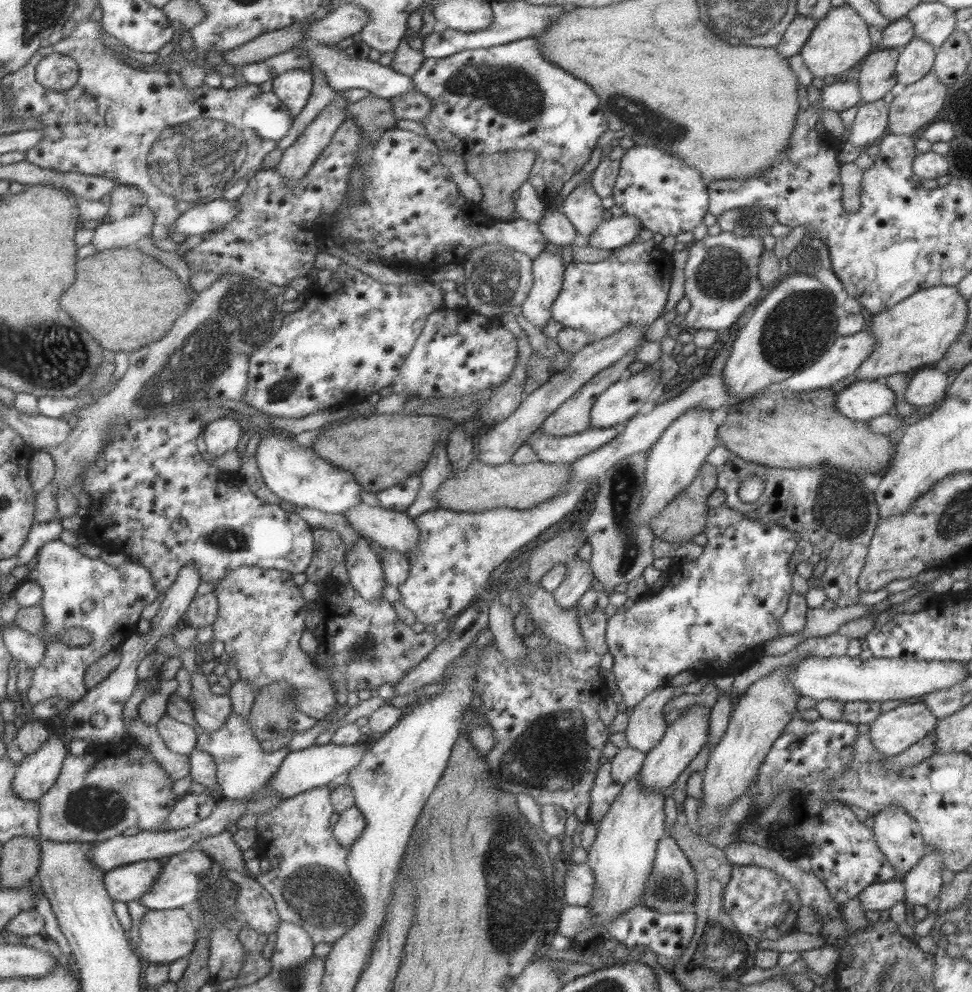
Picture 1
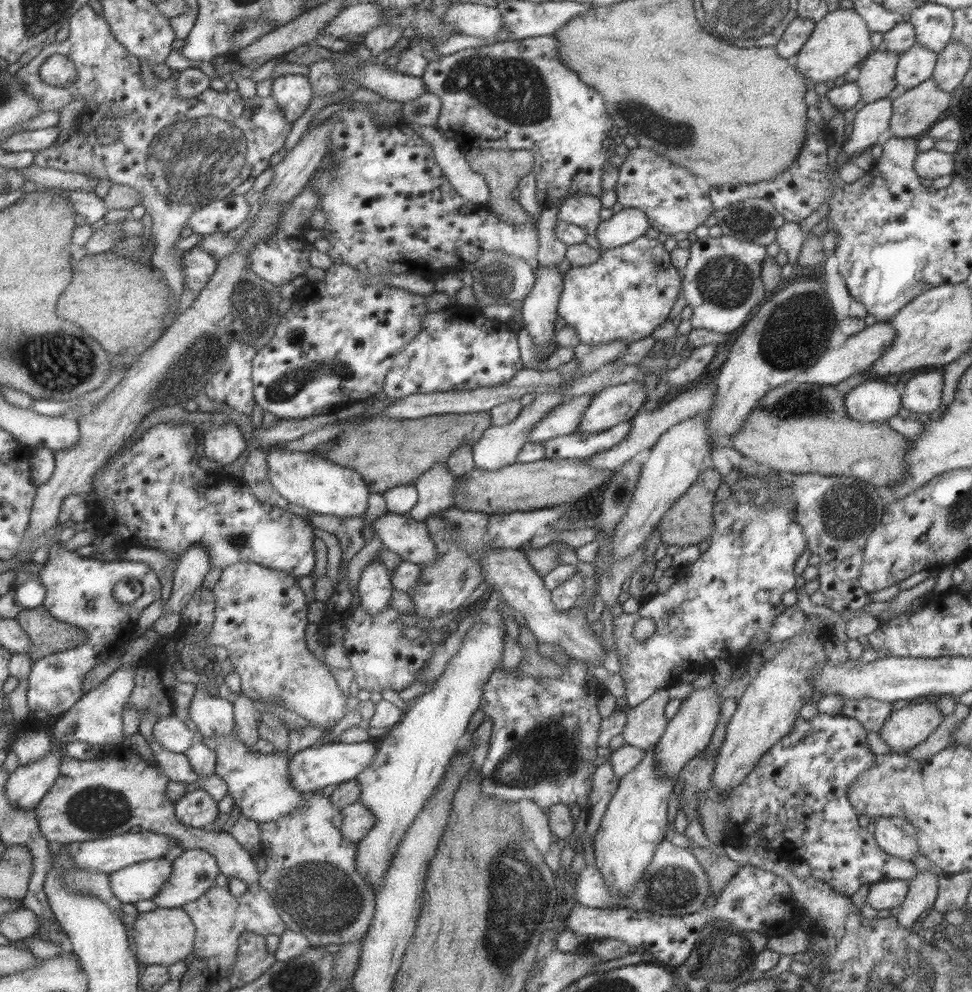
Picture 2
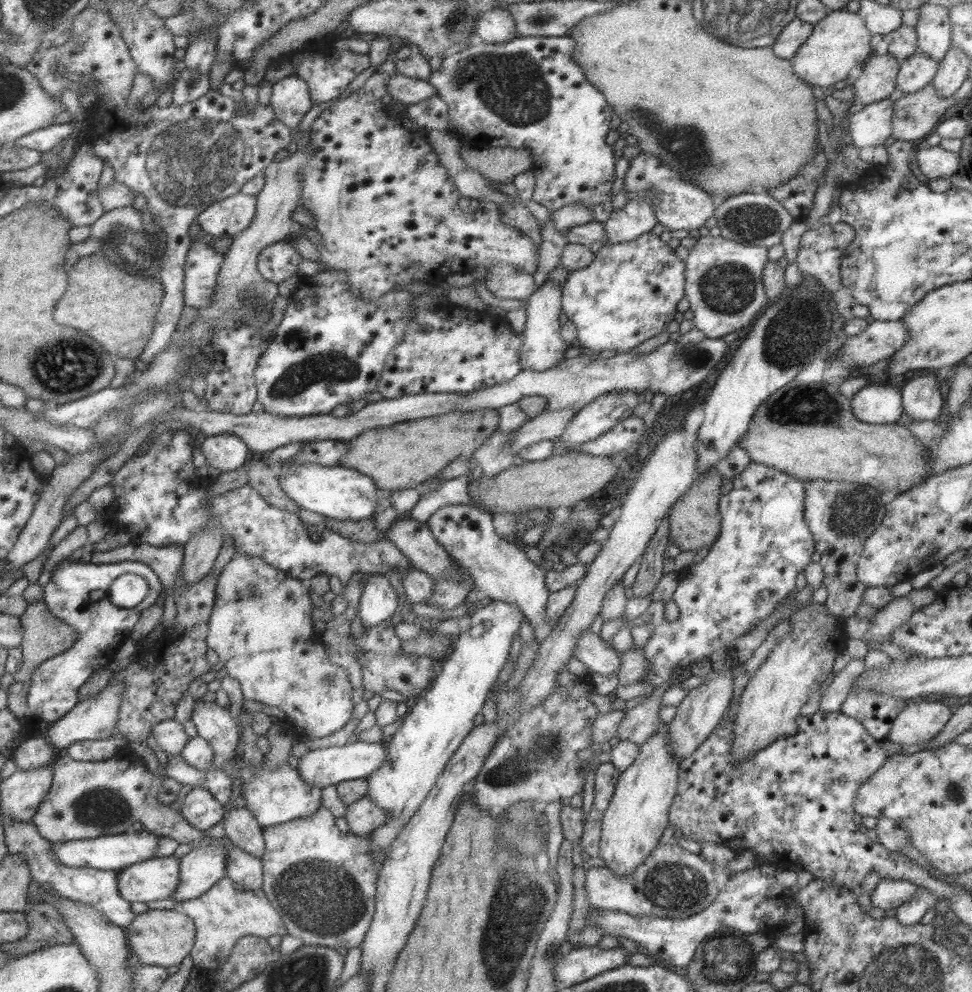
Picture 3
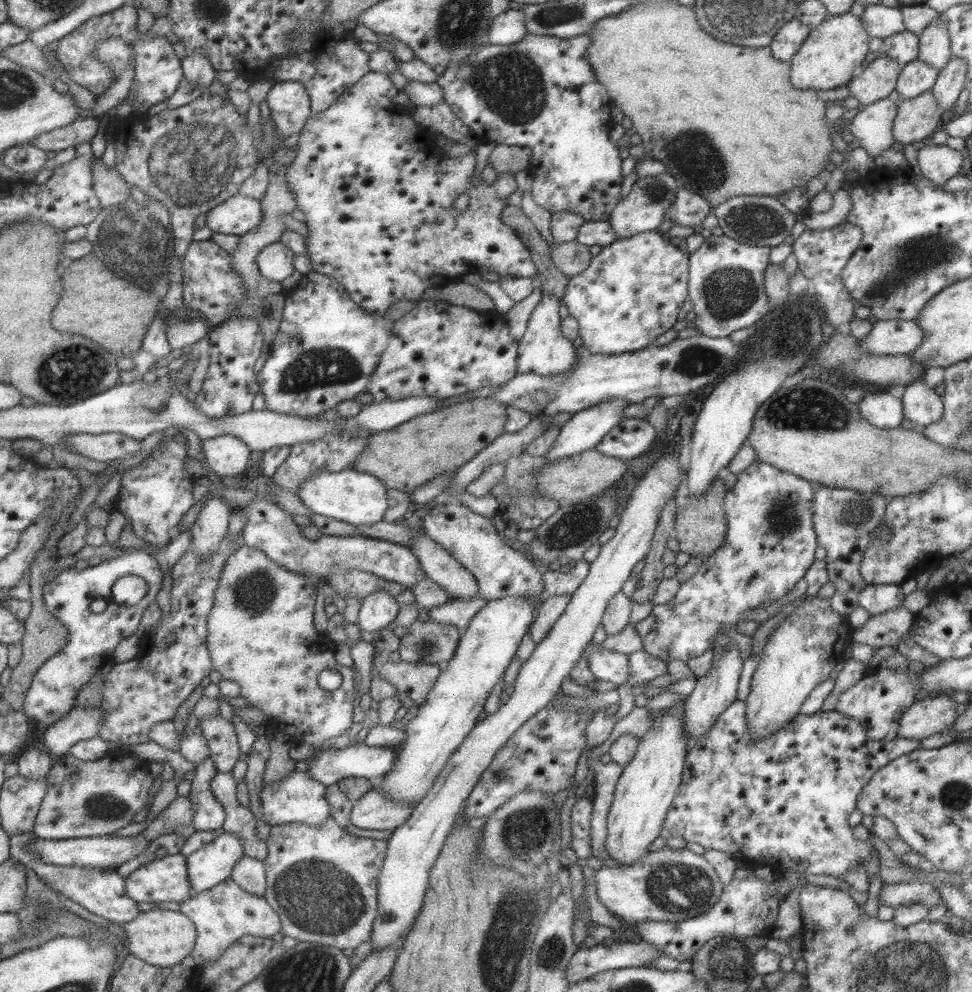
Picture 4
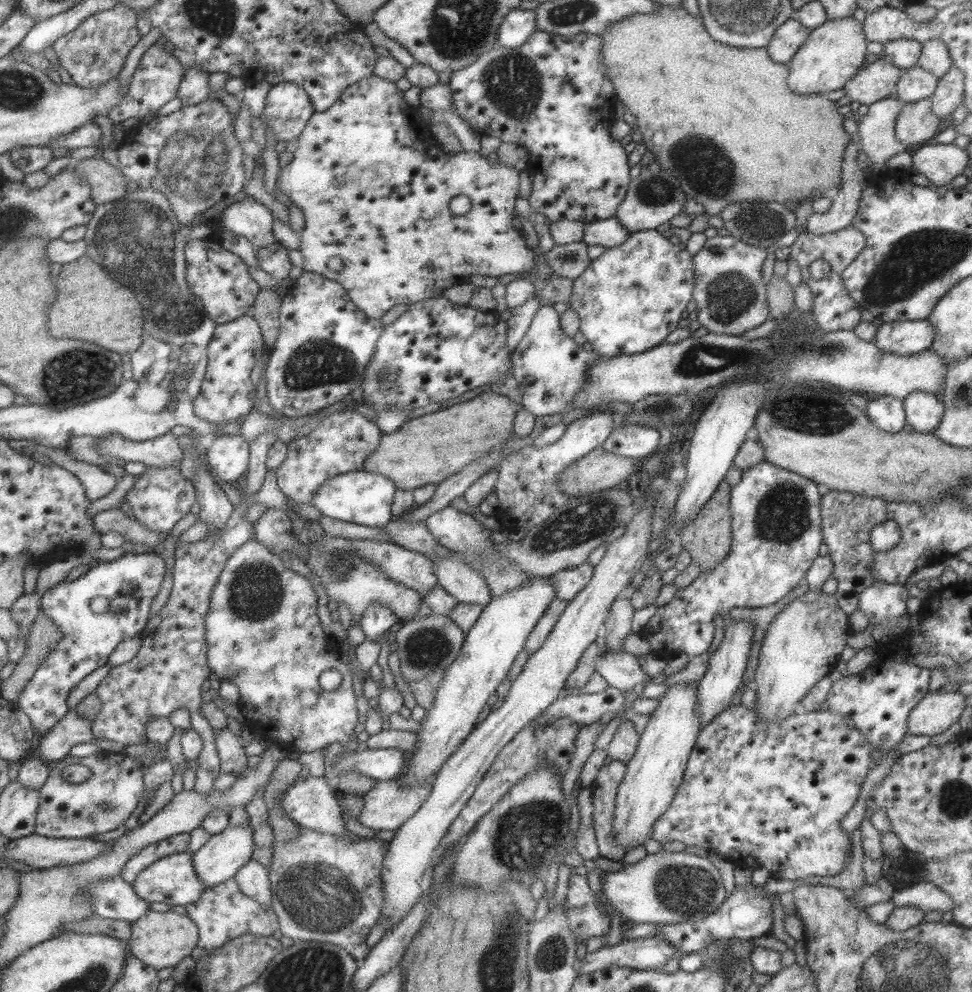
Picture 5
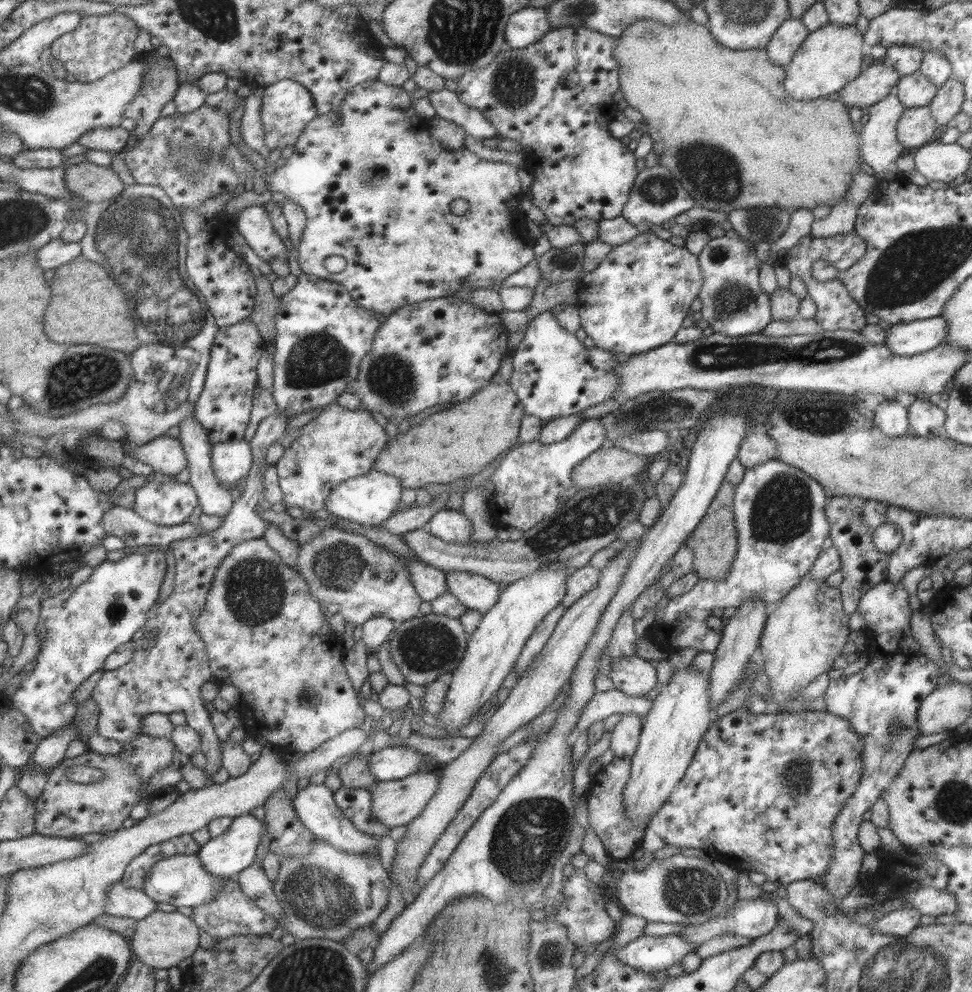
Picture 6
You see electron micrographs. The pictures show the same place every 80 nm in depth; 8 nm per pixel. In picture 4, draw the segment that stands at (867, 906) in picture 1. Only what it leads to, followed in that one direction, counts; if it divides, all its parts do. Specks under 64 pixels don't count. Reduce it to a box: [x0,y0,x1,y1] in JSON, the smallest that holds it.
[878,880,941,909]

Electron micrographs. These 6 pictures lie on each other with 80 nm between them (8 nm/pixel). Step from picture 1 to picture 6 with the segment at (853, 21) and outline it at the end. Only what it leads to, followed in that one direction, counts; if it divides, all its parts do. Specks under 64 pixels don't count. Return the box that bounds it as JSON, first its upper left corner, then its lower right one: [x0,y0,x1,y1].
[784,24,863,100]

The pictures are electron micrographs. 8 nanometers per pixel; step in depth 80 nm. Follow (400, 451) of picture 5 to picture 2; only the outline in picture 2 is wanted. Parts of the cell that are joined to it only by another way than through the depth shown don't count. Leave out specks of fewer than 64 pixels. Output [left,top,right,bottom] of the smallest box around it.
[324,411,493,494]

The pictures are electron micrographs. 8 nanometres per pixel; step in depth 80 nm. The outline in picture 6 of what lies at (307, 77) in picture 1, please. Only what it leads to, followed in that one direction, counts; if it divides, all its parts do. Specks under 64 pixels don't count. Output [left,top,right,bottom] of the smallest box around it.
[260,78,316,150]

